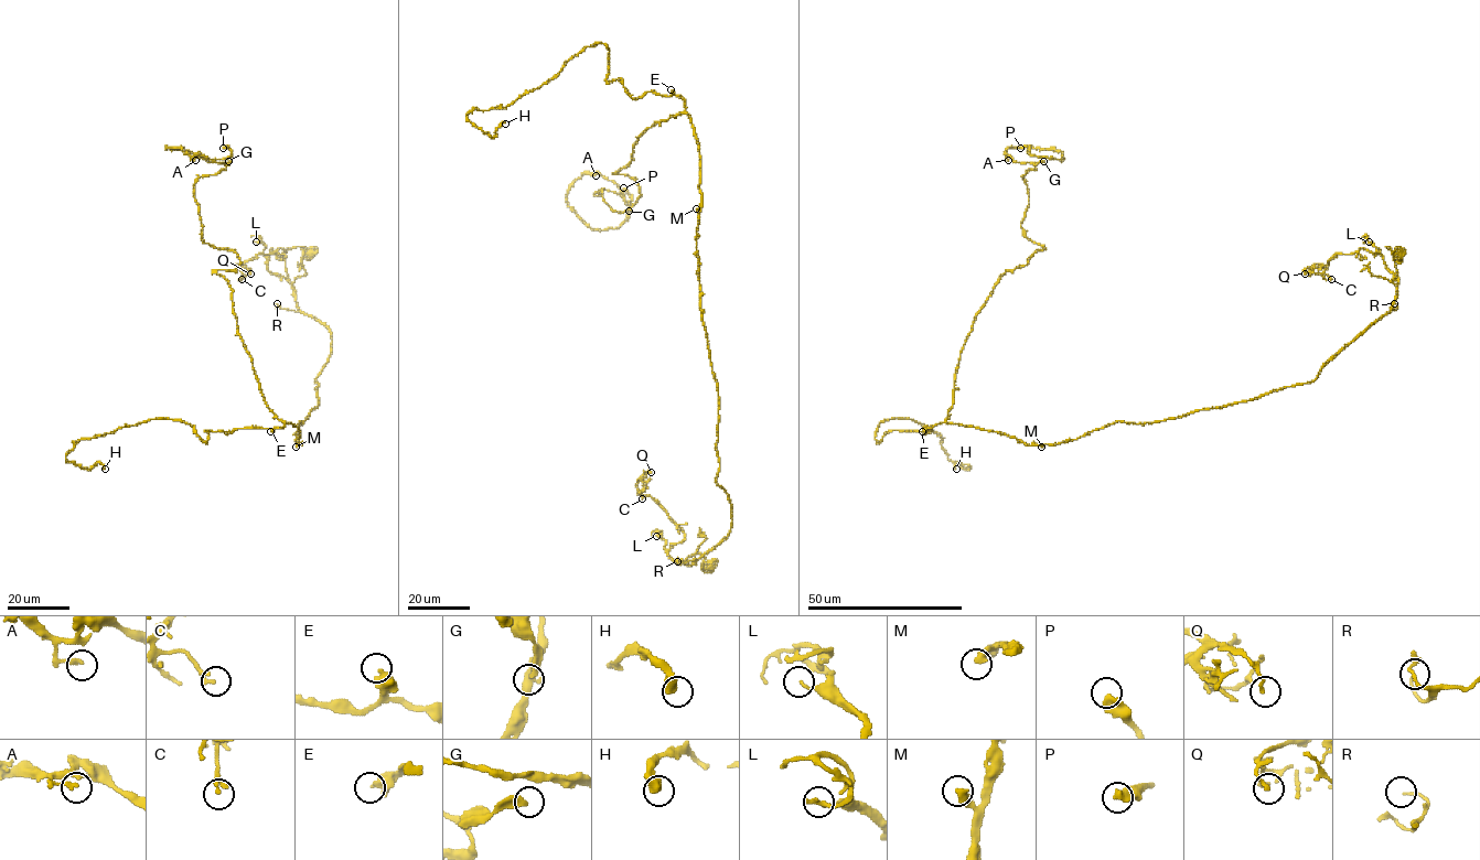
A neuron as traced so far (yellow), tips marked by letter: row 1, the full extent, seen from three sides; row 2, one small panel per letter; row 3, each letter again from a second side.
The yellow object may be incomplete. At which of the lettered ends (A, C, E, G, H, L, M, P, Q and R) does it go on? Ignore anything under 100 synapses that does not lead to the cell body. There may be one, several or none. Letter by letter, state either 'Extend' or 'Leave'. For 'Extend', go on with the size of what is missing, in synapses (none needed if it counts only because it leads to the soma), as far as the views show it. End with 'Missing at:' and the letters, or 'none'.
A: Leave
C: Leave
E: Leave
G: Leave
H: Leave
L: Leave
M: Leave
P: Leave
Q: Leave
R: Leave
Missing at: none

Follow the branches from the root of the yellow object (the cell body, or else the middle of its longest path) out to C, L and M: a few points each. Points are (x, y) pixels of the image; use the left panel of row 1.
C: (310, 254), (290, 247), (286, 277), (267, 266), (281, 248), (258, 254), (240, 266), (242, 279)
L: (310, 254), (302, 254), (302, 246), (290, 247), (282, 277), (268, 270), (266, 247), (256, 242)
M: (310, 254), (302, 246), (286, 251), (287, 279), (298, 308), (330, 330), (331, 353), (296, 447)

